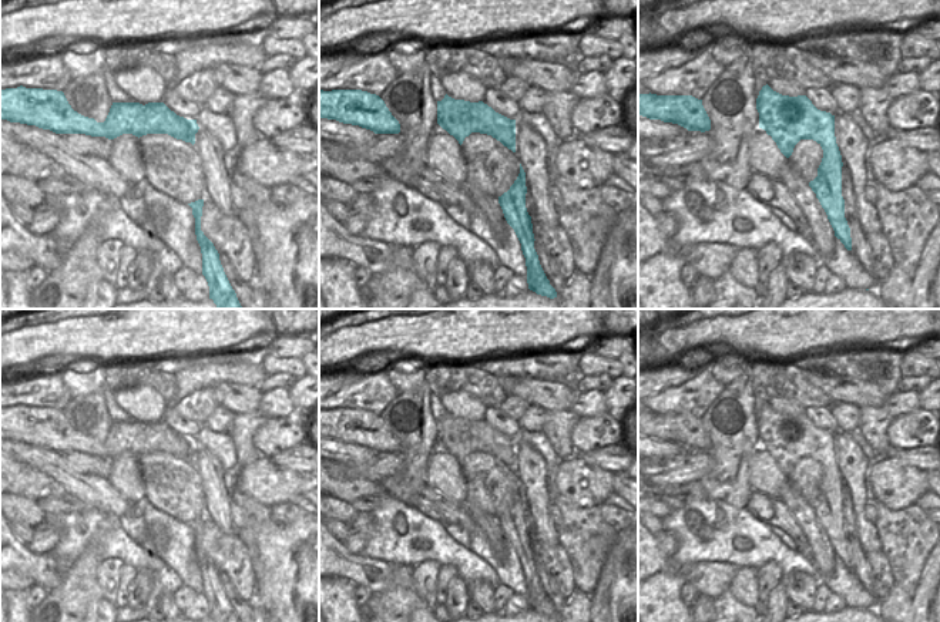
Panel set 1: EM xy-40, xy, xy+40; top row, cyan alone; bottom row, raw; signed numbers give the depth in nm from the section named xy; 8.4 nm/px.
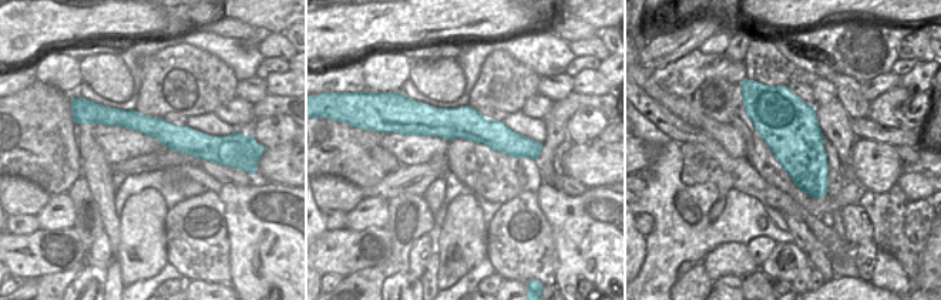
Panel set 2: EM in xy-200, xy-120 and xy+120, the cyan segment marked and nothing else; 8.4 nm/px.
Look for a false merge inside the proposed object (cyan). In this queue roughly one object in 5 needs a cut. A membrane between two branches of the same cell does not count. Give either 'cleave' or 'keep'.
cleave

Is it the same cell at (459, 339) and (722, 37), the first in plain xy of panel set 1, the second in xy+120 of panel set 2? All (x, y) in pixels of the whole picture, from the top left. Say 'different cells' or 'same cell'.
different cells

